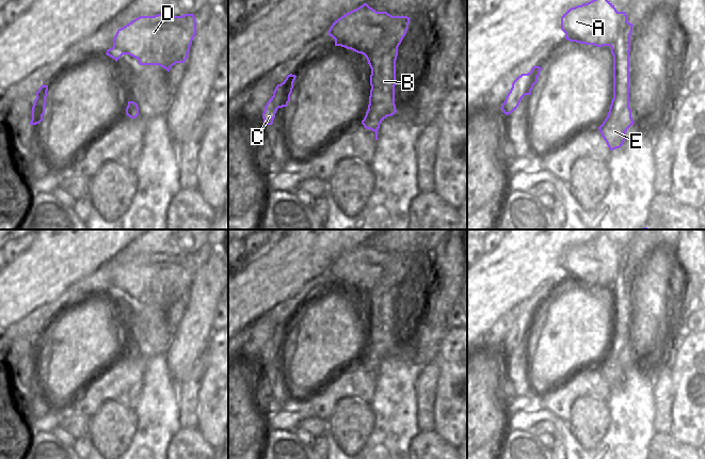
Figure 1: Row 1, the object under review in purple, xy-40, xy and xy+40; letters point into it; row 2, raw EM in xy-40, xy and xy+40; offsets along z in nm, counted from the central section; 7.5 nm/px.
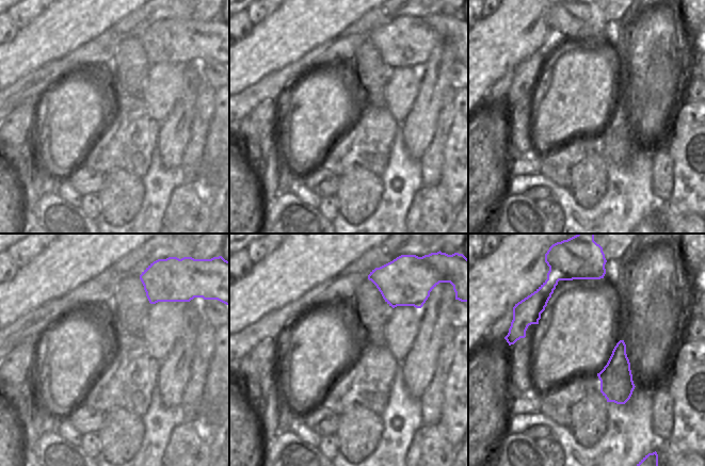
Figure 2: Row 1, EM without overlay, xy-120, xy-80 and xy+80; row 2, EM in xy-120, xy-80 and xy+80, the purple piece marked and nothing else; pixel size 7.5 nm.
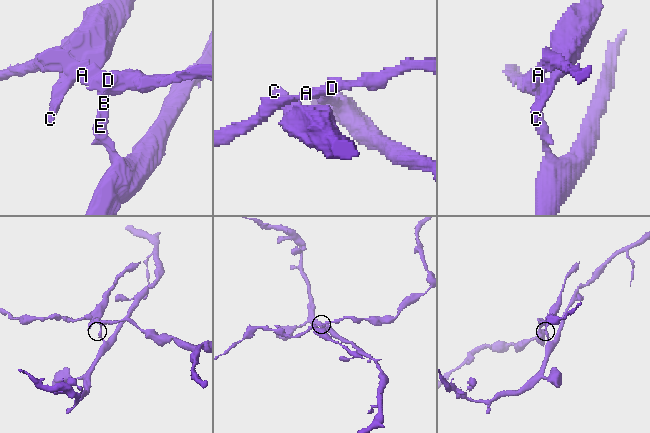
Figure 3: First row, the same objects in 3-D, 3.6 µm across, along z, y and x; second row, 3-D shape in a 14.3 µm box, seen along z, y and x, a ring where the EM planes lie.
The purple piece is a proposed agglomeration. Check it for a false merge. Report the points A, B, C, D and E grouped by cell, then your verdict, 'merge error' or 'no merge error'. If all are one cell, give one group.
A C D / B E; merge error

